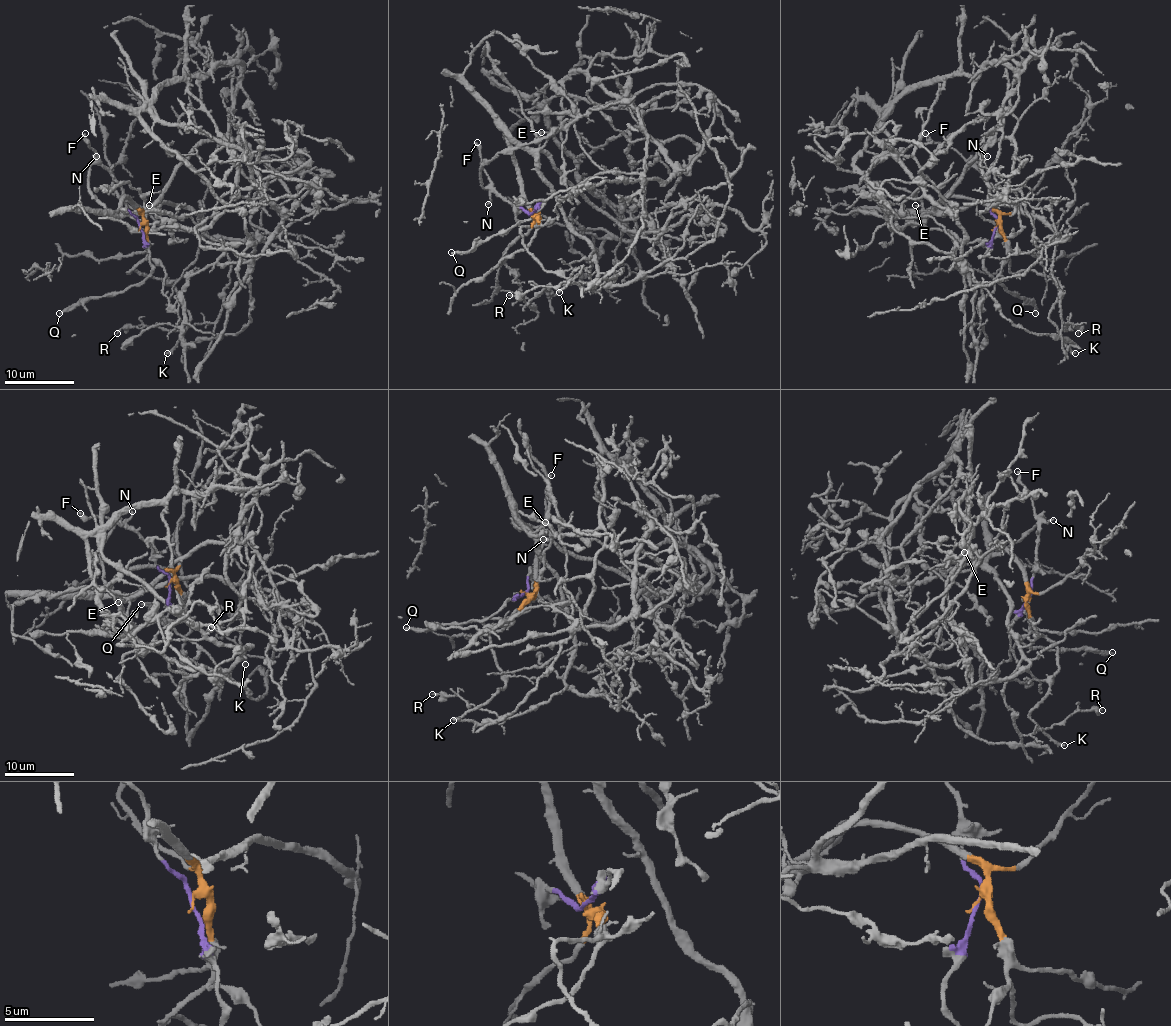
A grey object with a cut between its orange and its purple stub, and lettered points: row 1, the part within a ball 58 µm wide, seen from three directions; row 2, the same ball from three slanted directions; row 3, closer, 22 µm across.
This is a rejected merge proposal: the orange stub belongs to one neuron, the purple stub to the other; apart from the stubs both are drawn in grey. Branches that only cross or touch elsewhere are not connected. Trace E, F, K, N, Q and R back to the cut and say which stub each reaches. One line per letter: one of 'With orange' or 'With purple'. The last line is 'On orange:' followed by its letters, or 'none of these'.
E: With orange
F: With purple
K: With orange
N: With purple
Q: With purple
R: With orange
On orange: E, K, R

